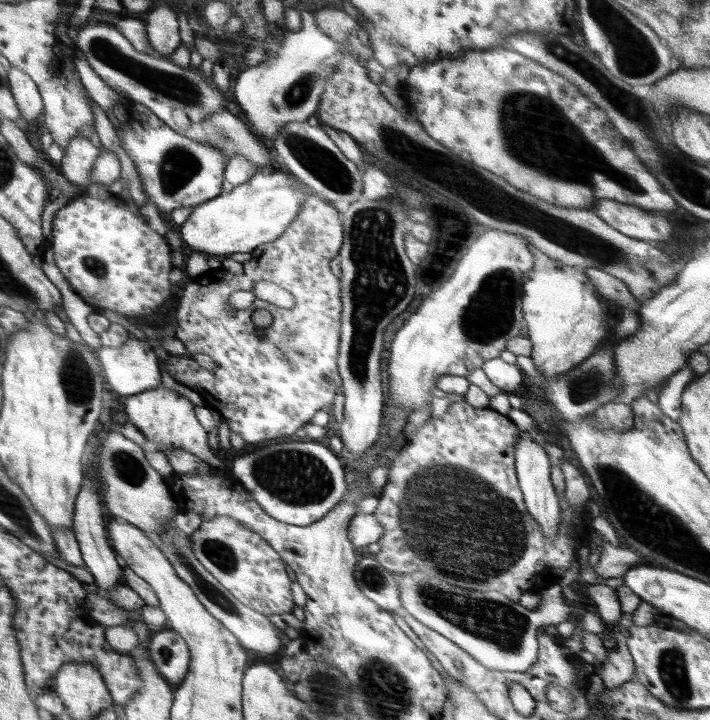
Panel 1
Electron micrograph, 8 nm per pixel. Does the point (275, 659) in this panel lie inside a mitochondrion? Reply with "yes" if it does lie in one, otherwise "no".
no

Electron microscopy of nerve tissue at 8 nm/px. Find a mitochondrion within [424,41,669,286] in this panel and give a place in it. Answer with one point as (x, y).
(521, 111)

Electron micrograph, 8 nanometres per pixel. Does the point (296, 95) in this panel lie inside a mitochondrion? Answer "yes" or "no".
yes

